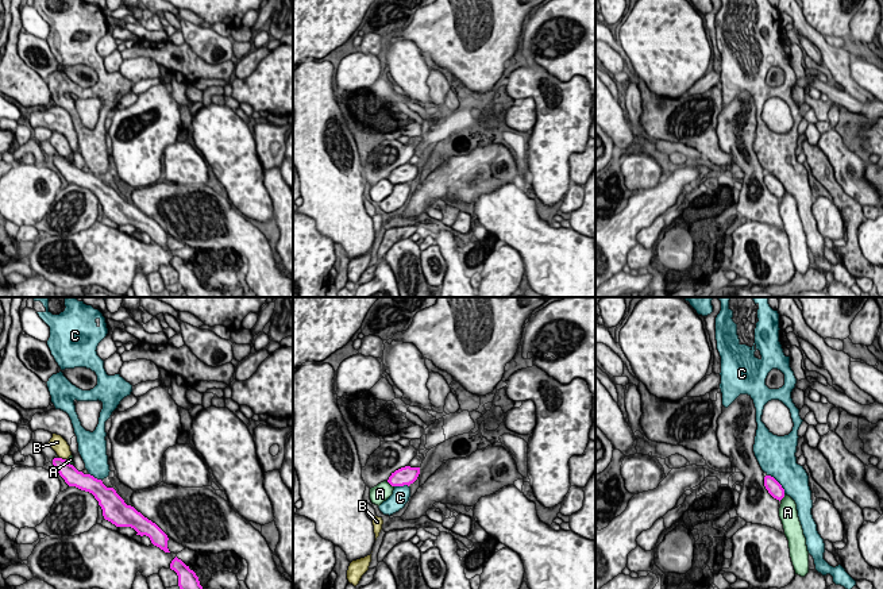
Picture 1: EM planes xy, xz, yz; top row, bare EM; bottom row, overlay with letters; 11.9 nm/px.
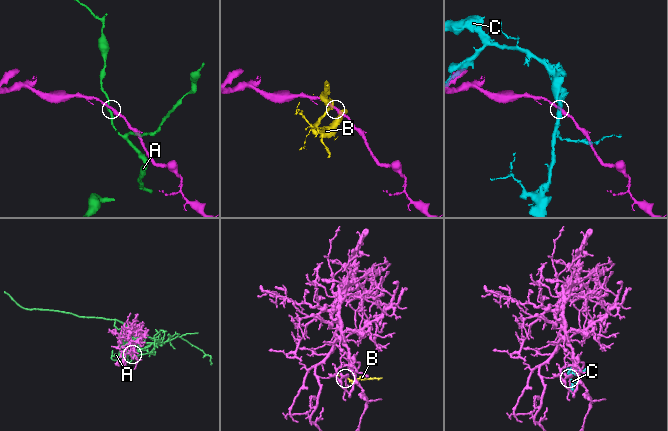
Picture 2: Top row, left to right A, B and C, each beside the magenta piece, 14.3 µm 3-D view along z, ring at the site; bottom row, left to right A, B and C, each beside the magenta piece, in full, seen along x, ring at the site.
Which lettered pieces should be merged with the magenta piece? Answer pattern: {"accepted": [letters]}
{"accepted": []}

